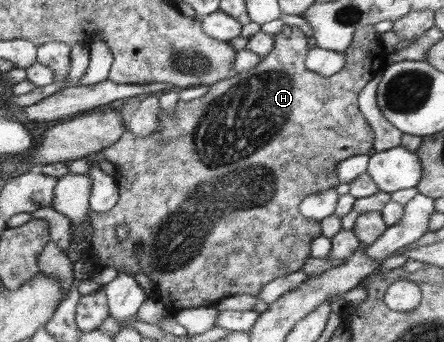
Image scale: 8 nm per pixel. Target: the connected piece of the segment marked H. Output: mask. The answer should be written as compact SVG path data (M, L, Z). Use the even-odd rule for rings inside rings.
M367 25L355 31L351 44L345 50L345 66L333 76L321 76L317 72L307 70L305 59L309 52L308 29L287 26L274 34L275 43L271 52L264 56L255 68L247 72L241 72L234 77L219 80L209 87L209 91L195 100L181 100L175 103L173 113L159 111L160 130L156 130L148 136L139 137L130 132L127 122L123 121L121 137L111 146L103 148L100 153L103 158L110 161L116 167L115 178L118 182L117 205L107 212L89 211L93 227L93 238L91 240L91 252L93 252L96 267L105 267L115 272L125 274L143 273L151 282L155 282L153 299L161 302L170 314L175 314L185 308L199 308L200 306L213 307L222 298L235 294L259 294L265 284L271 280L281 278L287 274L302 270L305 262L312 252L314 239L323 236L320 221L313 221L300 213L301 202L310 195L324 191L336 190L342 182L337 177L339 162L351 156L368 154L374 148L374 132L367 119L361 114L358 107L358 94L363 87L381 72L386 66L387 53L382 45L380 33L374 25ZM117 226L123 226L127 230L127 237L123 241L117 239Z

